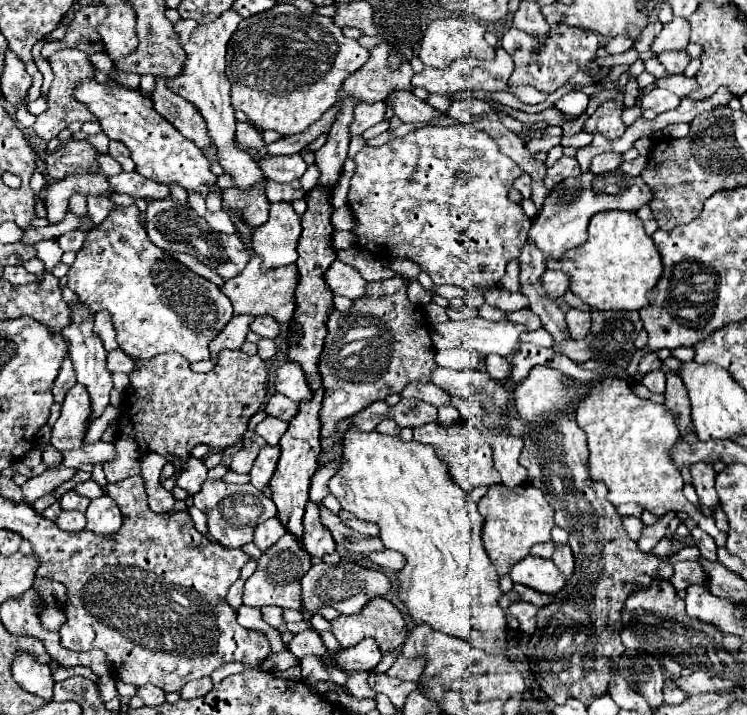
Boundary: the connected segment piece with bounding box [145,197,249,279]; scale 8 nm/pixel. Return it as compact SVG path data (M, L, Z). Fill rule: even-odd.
M171 197L149 203L145 211L145 229L147 229L149 239L157 247L169 253L189 253L197 257L201 263L219 271L223 279L231 279L233 275L243 271L243 267L249 261L249 253L237 235L225 235L225 233L213 231L211 225L203 217L199 217L193 209L177 203Z

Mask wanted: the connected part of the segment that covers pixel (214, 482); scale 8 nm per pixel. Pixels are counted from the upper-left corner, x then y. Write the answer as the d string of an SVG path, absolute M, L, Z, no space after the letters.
M207 479L201 487L201 491L195 493L193 501L195 501L195 507L201 509L209 517L211 539L229 549L251 543L251 535L253 535L255 527L265 523L267 519L275 517L275 503L249 483L247 485L229 485L221 479Z

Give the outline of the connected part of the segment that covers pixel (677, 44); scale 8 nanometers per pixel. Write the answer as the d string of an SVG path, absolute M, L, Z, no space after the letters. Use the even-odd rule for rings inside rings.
M673 19L669 25L663 25L661 33L653 39L651 51L655 55L663 51L683 51L689 45L689 35L687 35L687 19Z

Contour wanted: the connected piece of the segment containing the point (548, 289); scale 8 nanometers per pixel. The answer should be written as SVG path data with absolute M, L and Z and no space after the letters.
M545 271L541 277L539 277L541 285L543 285L543 291L547 297L551 299L559 299L567 289L569 289L569 283L567 283L567 275L563 275L563 271Z

